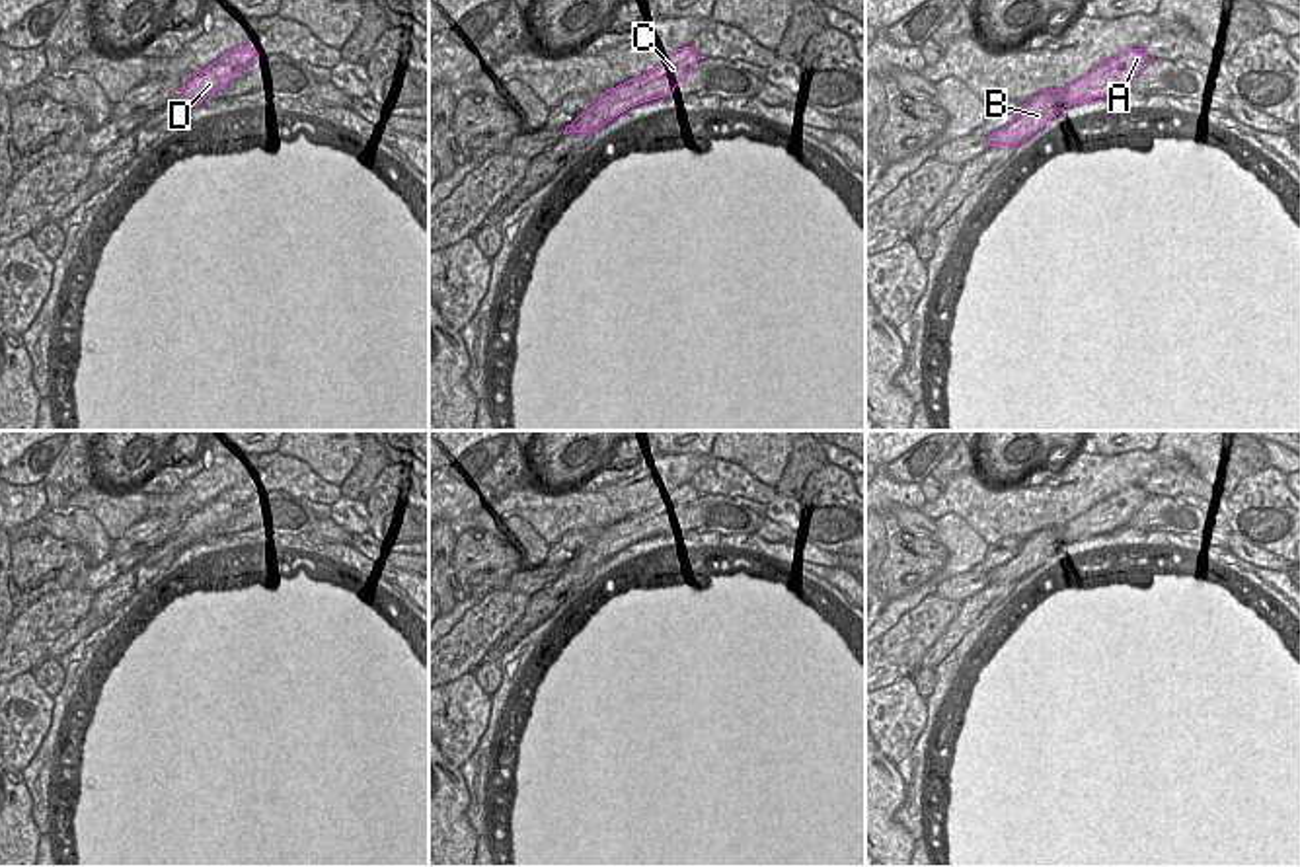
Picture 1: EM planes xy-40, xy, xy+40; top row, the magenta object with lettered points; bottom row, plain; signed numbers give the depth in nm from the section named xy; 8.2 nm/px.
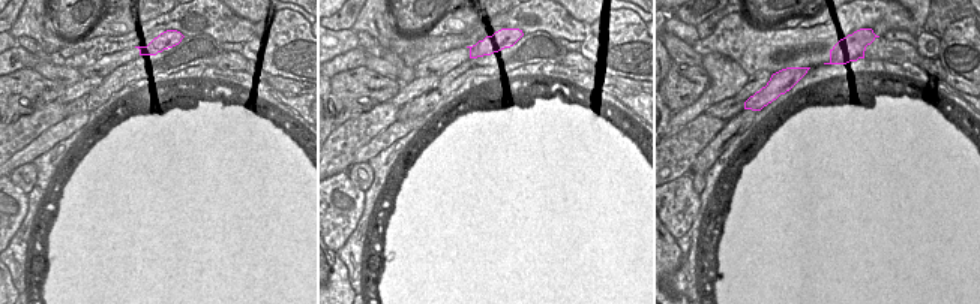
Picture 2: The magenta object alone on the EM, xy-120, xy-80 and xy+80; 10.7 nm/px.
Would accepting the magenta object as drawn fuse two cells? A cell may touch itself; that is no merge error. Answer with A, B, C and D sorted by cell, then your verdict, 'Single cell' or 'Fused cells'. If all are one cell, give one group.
Groups: A B C D. Single cell

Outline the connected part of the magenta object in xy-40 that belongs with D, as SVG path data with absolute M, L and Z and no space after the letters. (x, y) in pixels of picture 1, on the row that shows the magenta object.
M238 45L234 51L224 53L216 62L205 70L185 78L181 92L172 99L172 111L181 115L183 111L203 103L207 95L212 95L230 80L238 70L244 70L259 58L259 53L251 45Z

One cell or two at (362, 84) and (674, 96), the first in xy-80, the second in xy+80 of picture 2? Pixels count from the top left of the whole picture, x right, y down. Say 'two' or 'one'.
one

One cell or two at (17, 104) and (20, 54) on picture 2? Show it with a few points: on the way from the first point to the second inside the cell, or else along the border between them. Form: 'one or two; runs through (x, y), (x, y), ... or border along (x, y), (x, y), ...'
two; border along (32, 68), (15, 71)

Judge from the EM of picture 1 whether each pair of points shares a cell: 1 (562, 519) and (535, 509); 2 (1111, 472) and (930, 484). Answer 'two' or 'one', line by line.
1: one
2: two

